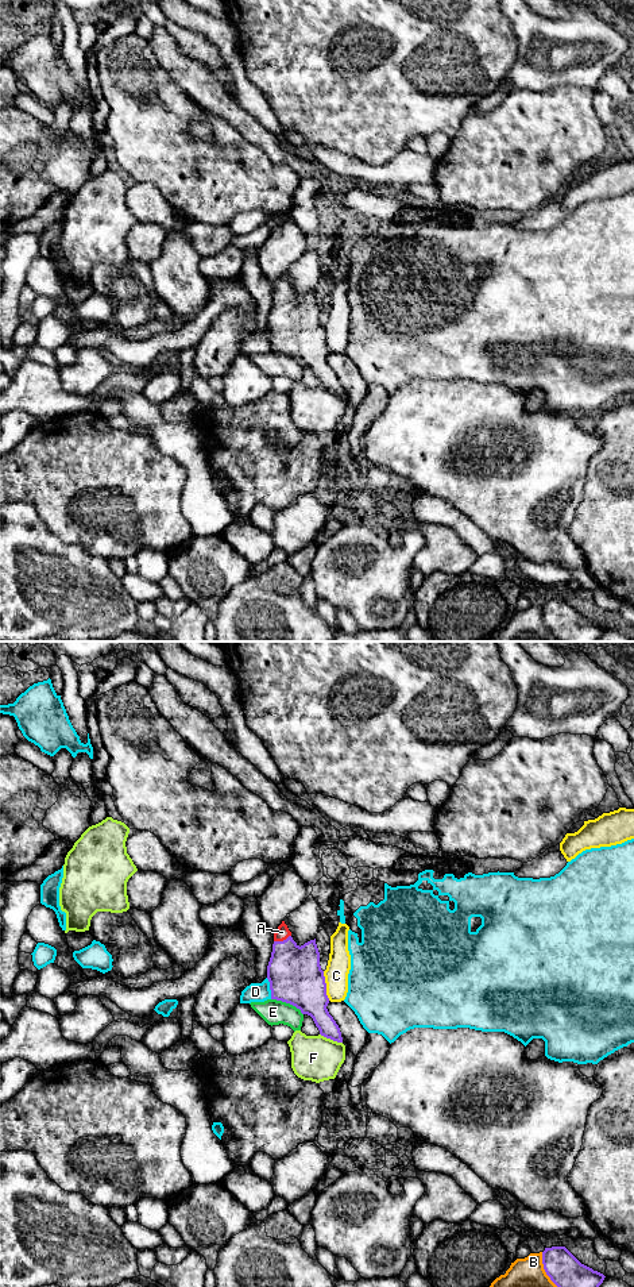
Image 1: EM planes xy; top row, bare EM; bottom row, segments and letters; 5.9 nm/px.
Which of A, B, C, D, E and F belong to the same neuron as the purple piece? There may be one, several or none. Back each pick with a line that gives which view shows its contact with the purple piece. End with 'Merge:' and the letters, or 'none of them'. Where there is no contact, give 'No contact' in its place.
A: Touches purple in xy
Merge: A

